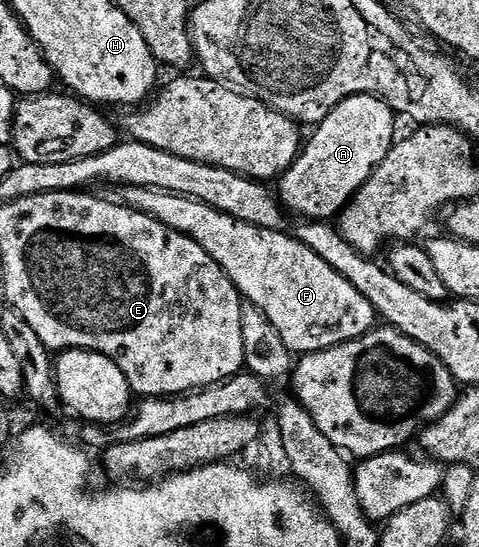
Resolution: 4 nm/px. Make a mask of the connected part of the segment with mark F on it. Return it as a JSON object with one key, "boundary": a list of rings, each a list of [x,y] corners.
{"boundary":[[[121,187],[119,193],[120,202],[126,207],[153,215],[163,225],[191,236],[229,274],[242,296],[263,312],[289,350],[298,356],[312,355],[315,351],[328,351],[330,347],[338,347],[341,343],[358,339],[360,335],[366,335],[368,331],[373,330],[375,312],[371,301],[367,301],[367,297],[363,297],[363,293],[359,293],[359,289],[355,289],[351,281],[335,273],[335,269],[331,269],[331,265],[327,265],[323,257],[319,257],[292,234],[285,235],[284,230],[268,231],[244,223],[215,210],[211,205],[201,203],[197,199],[188,199],[185,195],[171,195],[153,191],[149,187]]]}

